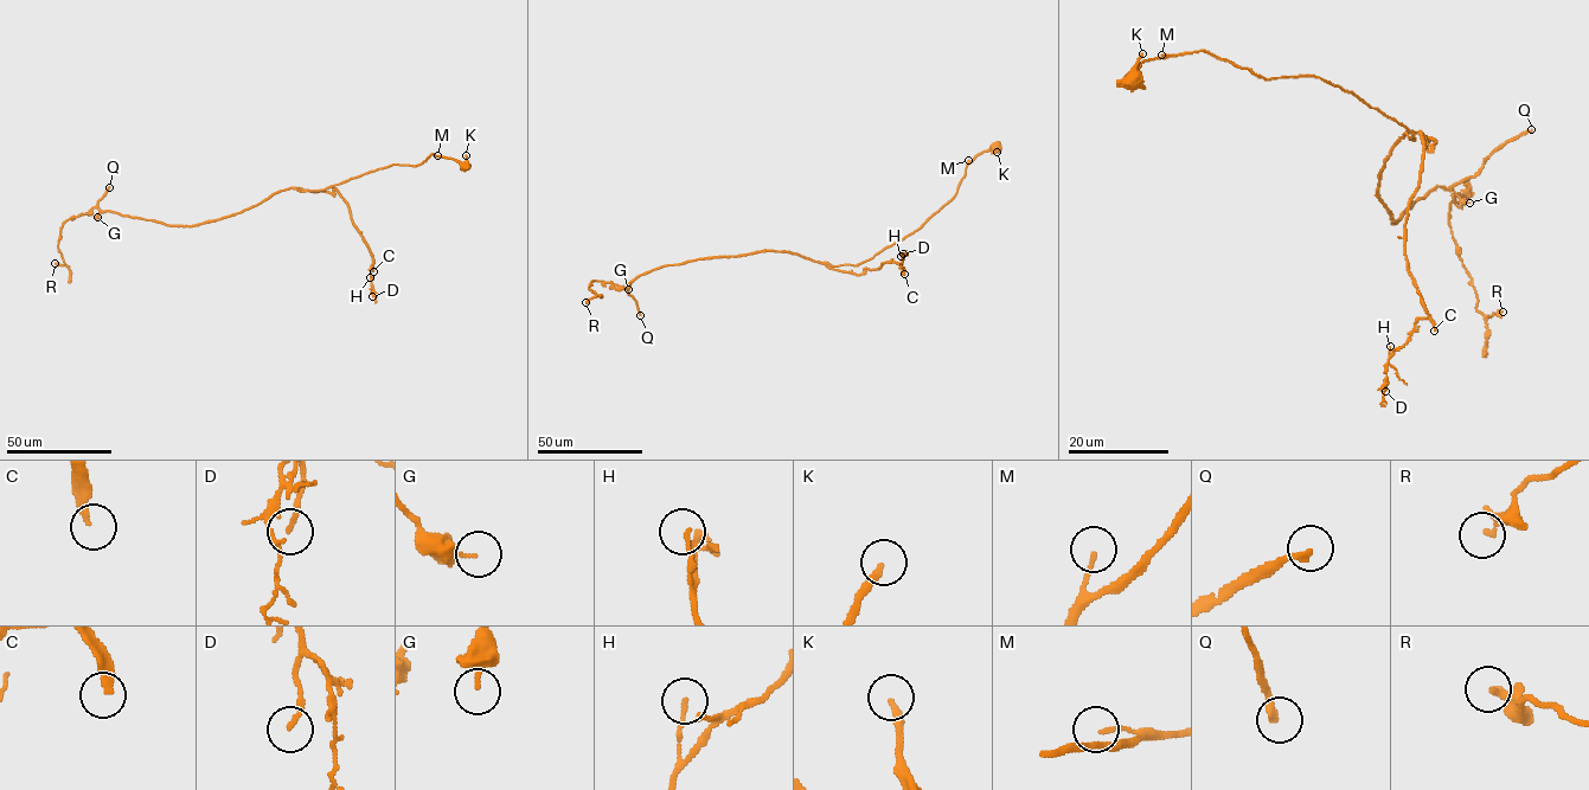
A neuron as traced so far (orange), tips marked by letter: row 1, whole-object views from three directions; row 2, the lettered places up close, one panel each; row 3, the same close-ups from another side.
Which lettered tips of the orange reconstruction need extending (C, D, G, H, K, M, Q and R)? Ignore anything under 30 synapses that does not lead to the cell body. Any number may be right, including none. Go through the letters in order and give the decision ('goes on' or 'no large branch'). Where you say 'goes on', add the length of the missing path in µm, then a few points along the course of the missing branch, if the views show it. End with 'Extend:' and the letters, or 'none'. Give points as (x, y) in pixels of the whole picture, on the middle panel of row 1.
C: goes on; about 100 µm are missing; missing branch runs (904, 274), (907, 288), (882, 351), (882, 384), (862, 423)
D: no large branch
G: no large branch
H: no large branch
K: no large branch
M: no large branch
Q: goes on; about 180 µm are missing
R: no large branch
Extend: C, Q

